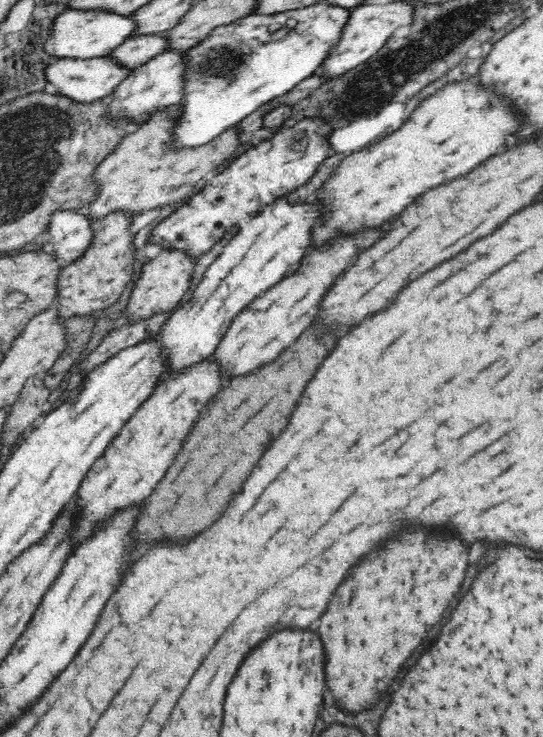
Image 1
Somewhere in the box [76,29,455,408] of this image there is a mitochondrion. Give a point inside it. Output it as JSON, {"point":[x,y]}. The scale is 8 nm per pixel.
{"point":[219,64]}

